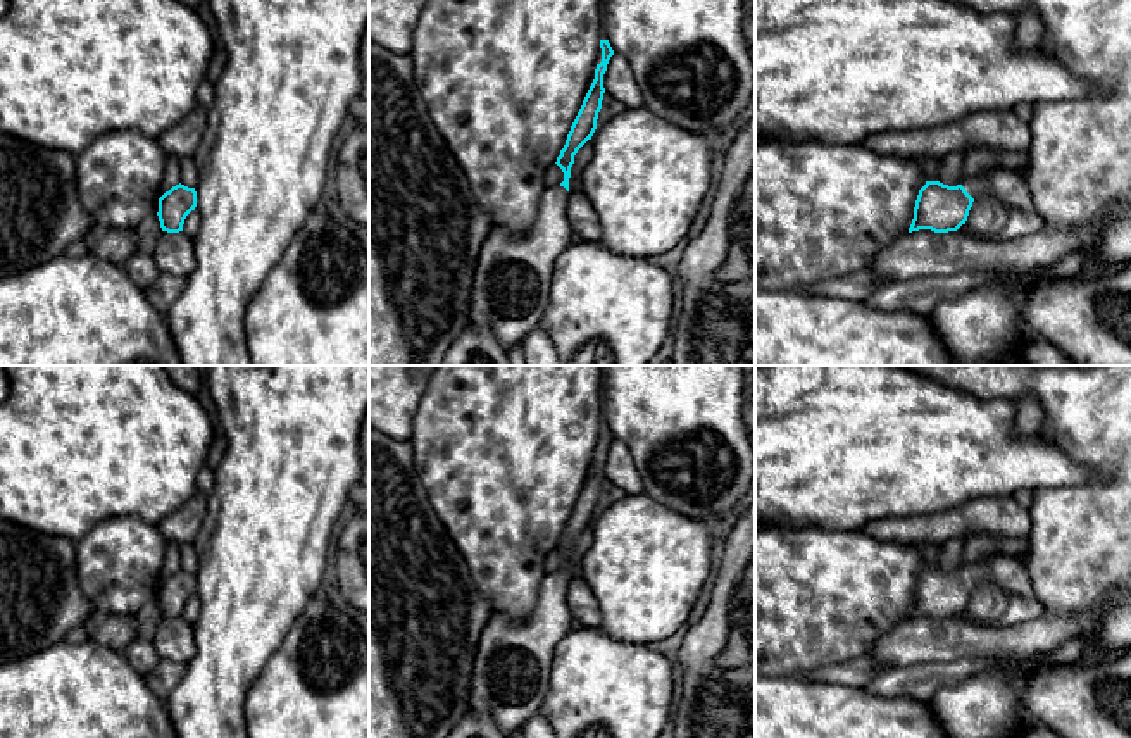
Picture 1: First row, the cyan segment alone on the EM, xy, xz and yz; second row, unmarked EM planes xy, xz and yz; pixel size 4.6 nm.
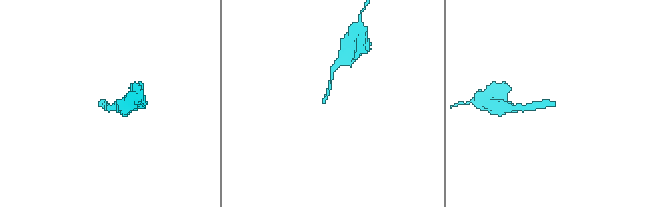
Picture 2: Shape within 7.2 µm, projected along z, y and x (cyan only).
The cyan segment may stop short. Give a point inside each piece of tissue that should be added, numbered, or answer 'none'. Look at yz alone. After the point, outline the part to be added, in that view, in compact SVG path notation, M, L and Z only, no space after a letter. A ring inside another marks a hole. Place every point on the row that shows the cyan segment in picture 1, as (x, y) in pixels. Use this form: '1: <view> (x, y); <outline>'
1: yz (1011, 188); M993 169L964 179L962 186L974 200L979 197L991 197L1010 212L1036 212L1026 172Z

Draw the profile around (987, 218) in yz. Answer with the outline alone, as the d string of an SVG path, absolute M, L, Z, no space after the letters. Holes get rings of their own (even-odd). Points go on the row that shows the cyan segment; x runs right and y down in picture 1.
M979 197L972 202L965 226L978 238L997 238L1009 221L1010 210L991 197Z

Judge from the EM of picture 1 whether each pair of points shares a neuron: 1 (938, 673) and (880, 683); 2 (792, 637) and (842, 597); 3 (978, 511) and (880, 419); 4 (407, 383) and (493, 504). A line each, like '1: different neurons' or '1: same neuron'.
1: same neuron
2: same neuron
3: different neurons
4: different neurons

